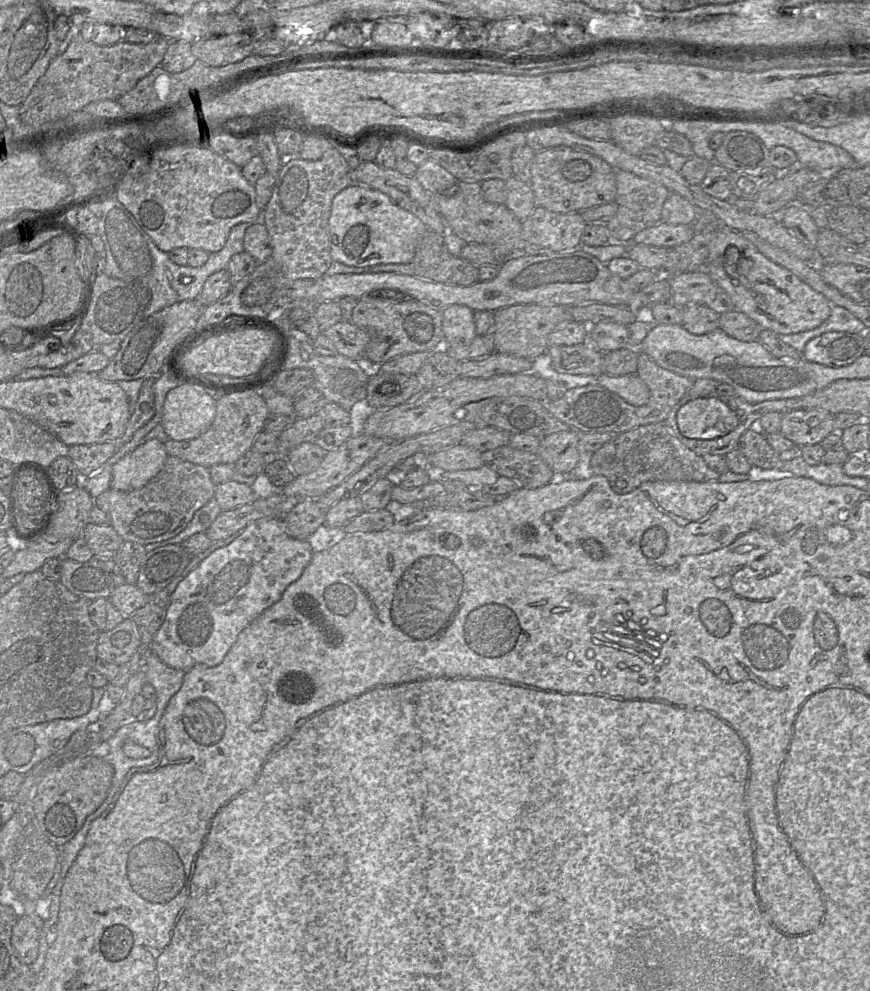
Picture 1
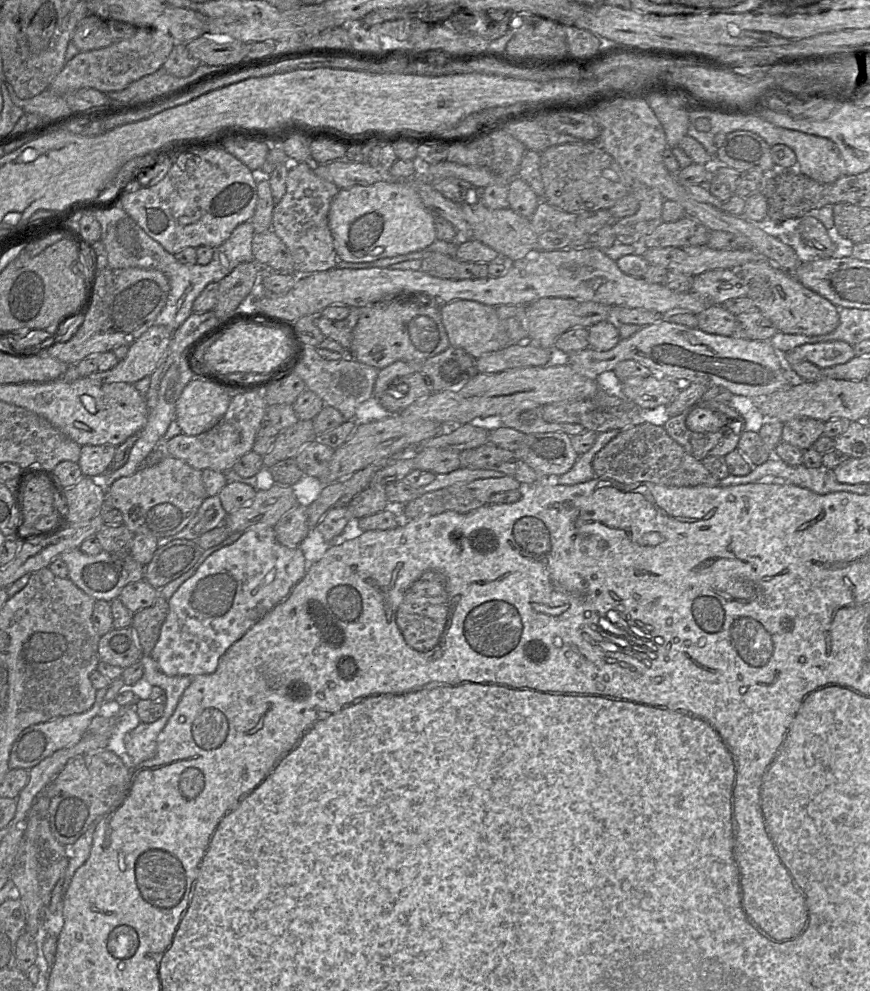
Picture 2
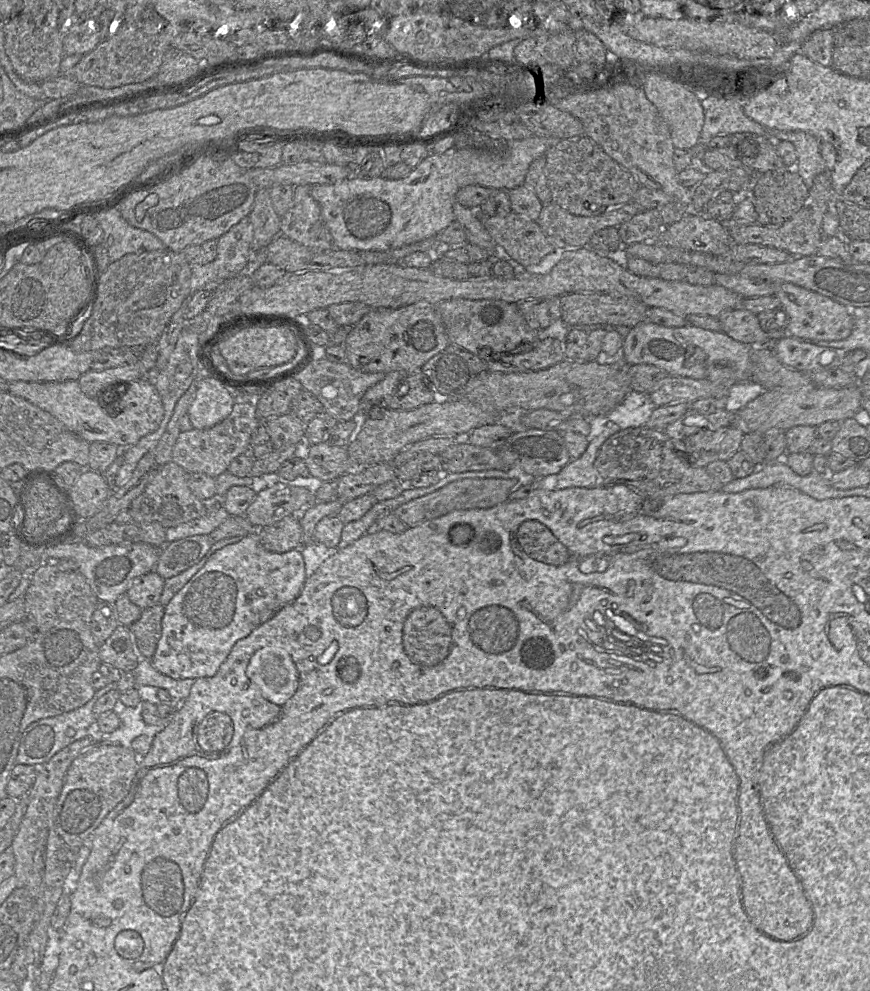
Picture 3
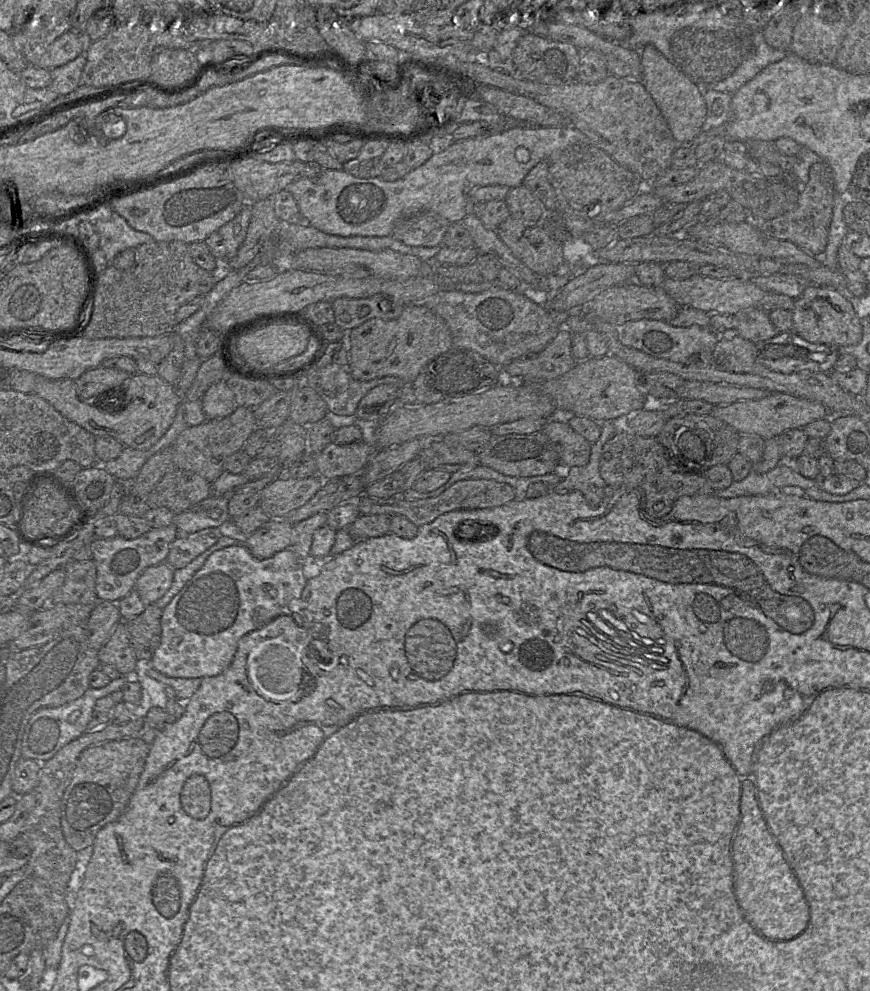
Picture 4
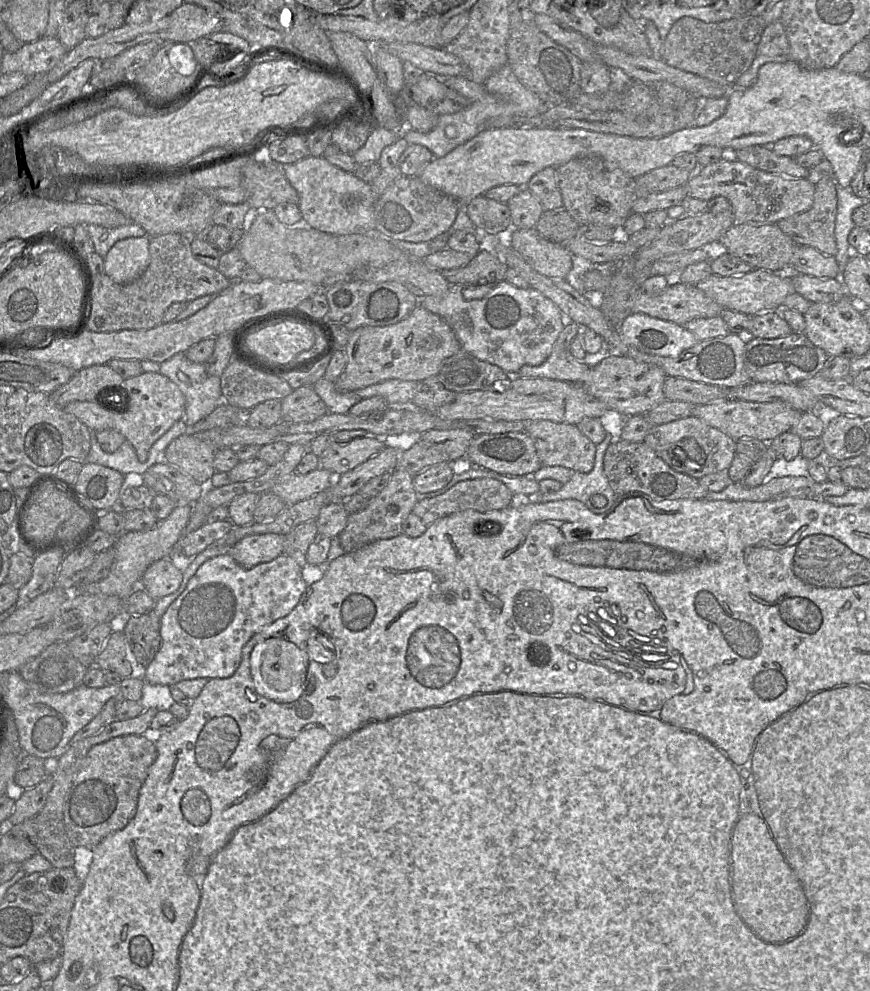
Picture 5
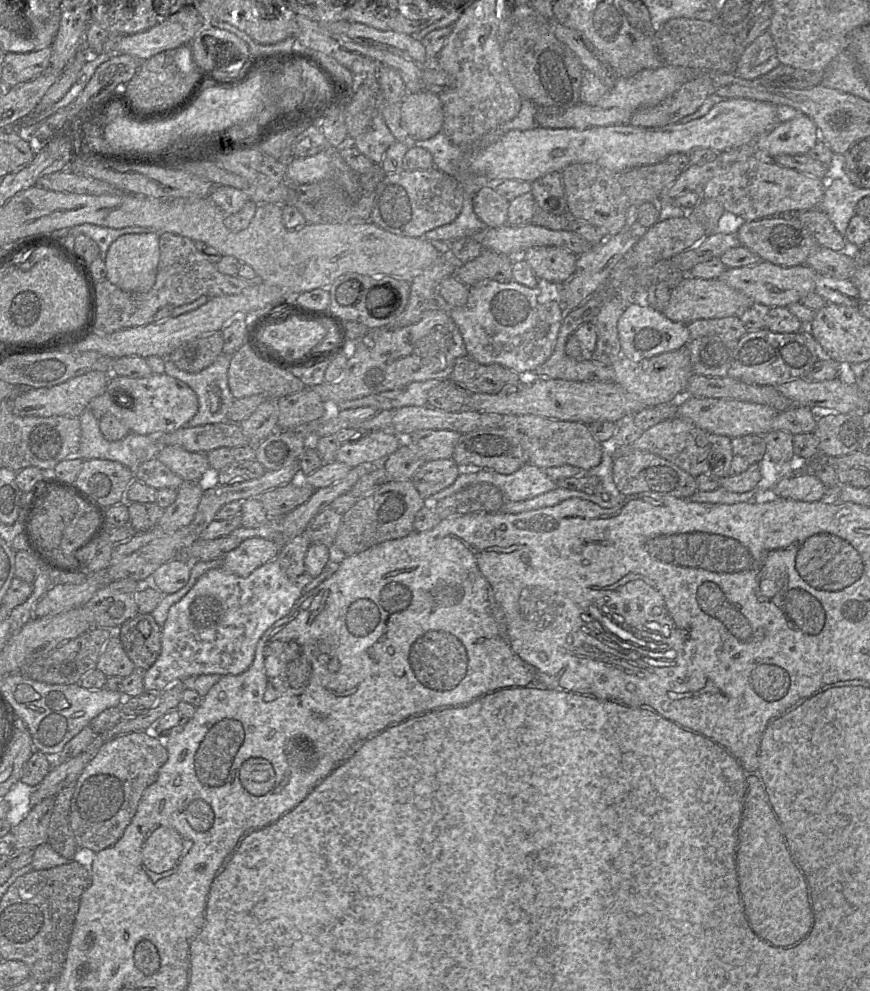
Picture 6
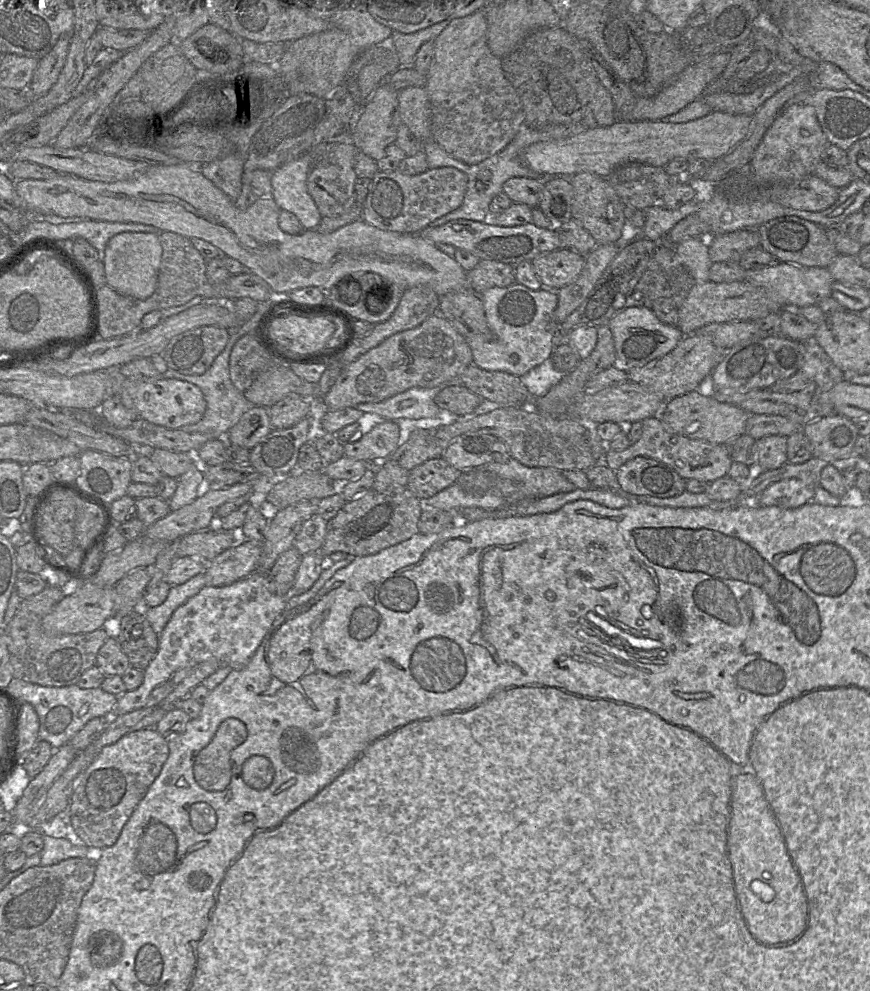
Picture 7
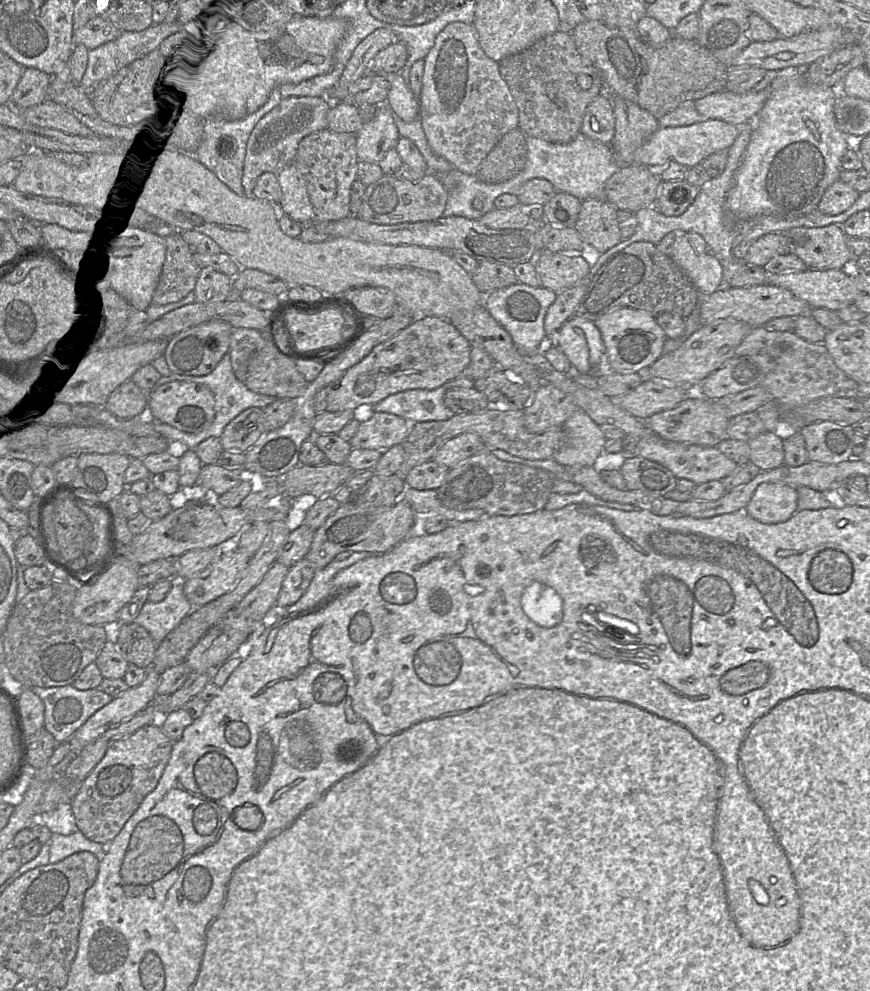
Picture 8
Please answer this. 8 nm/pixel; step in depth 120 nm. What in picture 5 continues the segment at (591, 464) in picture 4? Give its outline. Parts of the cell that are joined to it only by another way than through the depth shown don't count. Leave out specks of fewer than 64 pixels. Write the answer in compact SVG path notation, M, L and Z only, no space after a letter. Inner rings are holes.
M607 433L604 440L596 445L596 455L593 469L588 473L574 472L571 479L560 490L550 494L538 493L531 501L546 503L558 500L575 499L585 504L595 514L605 513L615 503L618 495L614 493L604 473L604 456L608 446L612 443L612 436ZM601 494L607 503L602 507L595 507L591 497Z

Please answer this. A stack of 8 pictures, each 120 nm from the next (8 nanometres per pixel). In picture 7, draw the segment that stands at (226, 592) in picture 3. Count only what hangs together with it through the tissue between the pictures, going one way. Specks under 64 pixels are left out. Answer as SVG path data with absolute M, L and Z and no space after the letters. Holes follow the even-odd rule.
M253 572L227 586L204 586L195 596L178 607L158 635L158 651L143 671L142 684L118 697L111 716L145 707L153 689L169 681L180 669L207 661L217 661L232 669L244 668L277 617L286 609L287 597L269 590L268 573Z

